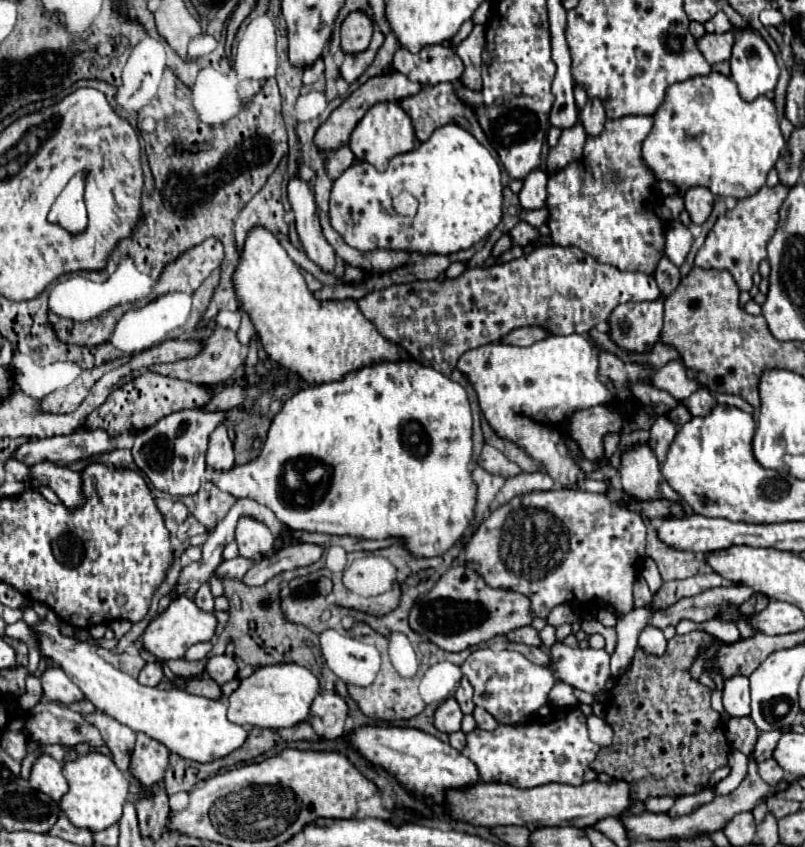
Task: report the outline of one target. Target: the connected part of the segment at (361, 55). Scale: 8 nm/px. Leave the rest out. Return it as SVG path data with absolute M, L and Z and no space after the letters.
M379 30L373 32L373 38L371 38L371 44L365 52L357 52L357 54L345 54L345 60L341 64L341 76L345 78L347 84L353 84L363 72L365 68L373 62L377 50L381 48L383 44L383 34Z

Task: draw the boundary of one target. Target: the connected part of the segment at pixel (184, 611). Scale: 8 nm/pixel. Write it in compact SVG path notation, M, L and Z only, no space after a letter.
M175 598L171 606L147 626L143 634L143 646L161 660L175 660L175 658L183 658L189 646L197 642L213 640L215 628L217 628L217 618L213 612L205 612L197 608L197 604L191 598Z

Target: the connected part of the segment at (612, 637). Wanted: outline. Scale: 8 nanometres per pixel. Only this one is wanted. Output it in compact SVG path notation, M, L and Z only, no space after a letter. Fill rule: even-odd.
M598 620L581 622L581 629L590 636L591 634L599 633L602 636L608 635L608 647L605 650L609 655L612 655L617 644L617 635L615 627L605 627Z

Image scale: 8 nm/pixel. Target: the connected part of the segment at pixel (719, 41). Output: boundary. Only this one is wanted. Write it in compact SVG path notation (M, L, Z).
M733 32L705 34L701 40L697 40L697 48L699 48L699 52L705 56L705 60L709 64L717 64L717 62L729 60L733 42L735 42Z

